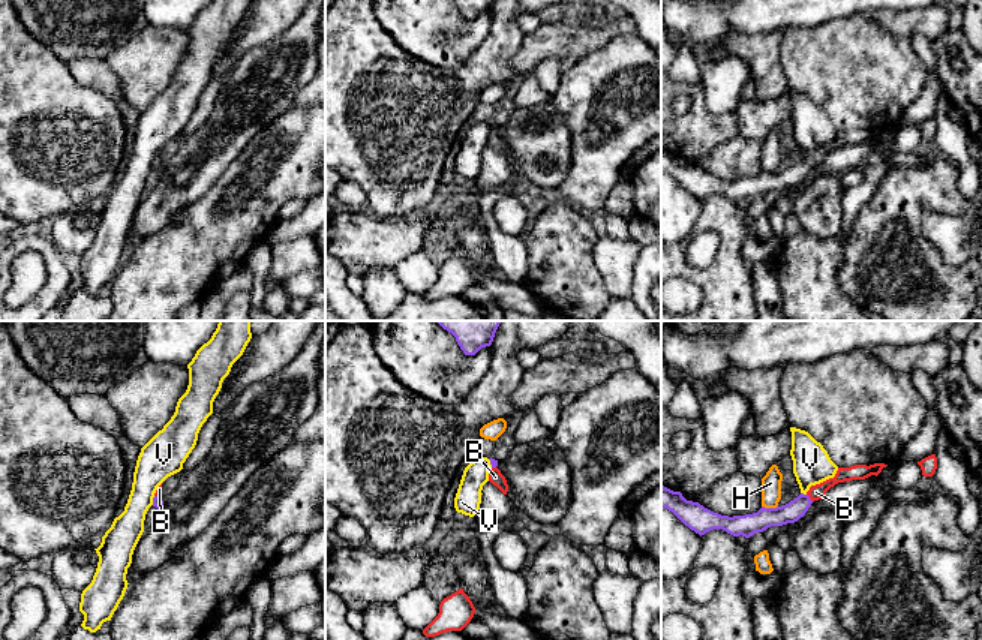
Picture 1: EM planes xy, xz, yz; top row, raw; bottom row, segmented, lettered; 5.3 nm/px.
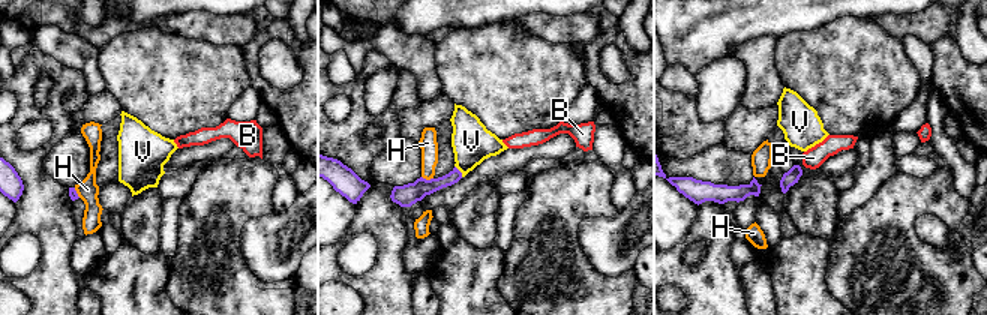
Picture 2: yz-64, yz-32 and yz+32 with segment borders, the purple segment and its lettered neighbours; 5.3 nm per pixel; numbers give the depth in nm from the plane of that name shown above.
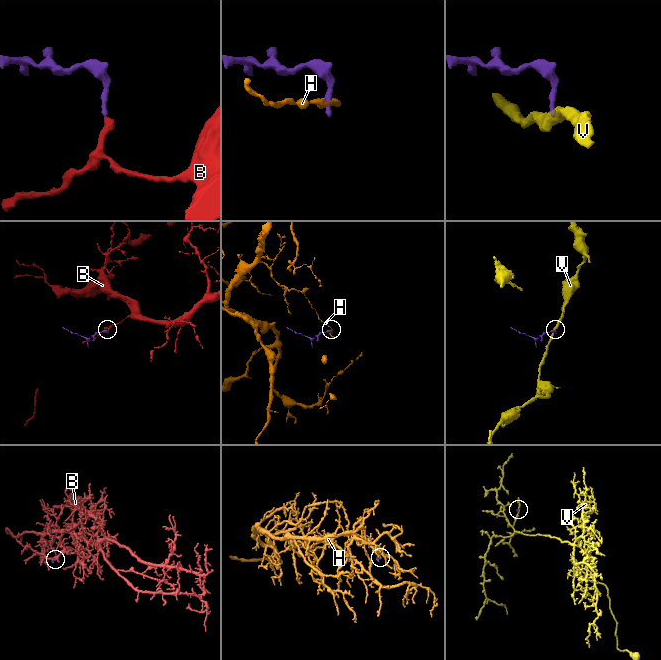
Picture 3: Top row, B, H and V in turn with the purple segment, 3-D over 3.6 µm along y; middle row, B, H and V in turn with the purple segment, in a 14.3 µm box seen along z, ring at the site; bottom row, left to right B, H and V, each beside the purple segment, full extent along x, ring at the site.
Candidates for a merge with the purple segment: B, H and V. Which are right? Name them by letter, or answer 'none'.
B

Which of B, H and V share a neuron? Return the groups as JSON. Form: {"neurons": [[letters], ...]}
{"neurons": [["B"], ["H"], ["V"]]}

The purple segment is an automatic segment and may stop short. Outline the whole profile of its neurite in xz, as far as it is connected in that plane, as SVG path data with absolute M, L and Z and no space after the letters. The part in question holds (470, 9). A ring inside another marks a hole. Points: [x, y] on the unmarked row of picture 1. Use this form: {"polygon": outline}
{"polygon": "M454 0L465 19L475 19L481 12L490 10L495 0Z"}

